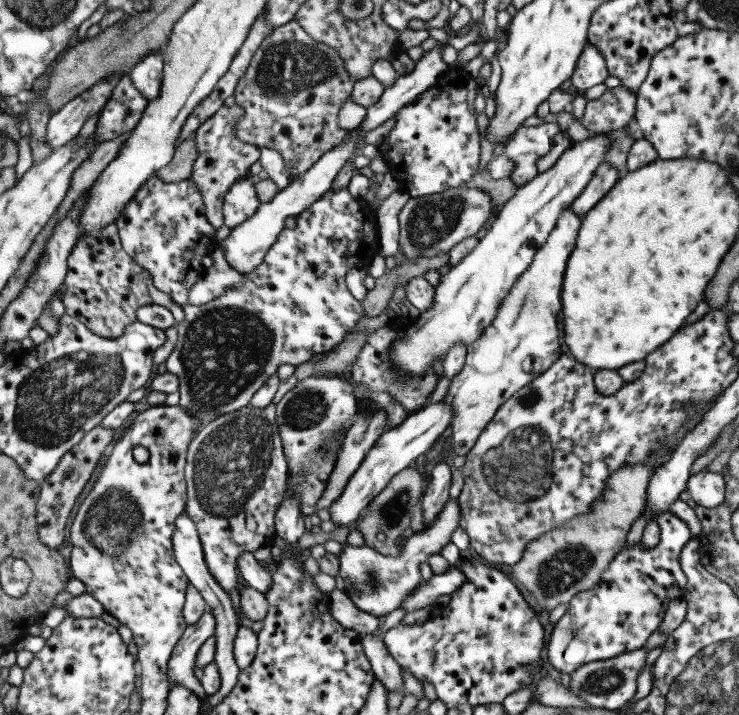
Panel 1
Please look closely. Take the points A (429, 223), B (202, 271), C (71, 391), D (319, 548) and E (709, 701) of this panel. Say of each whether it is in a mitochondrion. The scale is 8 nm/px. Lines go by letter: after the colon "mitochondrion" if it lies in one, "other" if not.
A: mitochondrion
B: other
C: mitochondrion
D: other
E: mitochondrion

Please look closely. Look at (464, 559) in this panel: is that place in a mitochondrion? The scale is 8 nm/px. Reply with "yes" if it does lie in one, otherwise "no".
no

